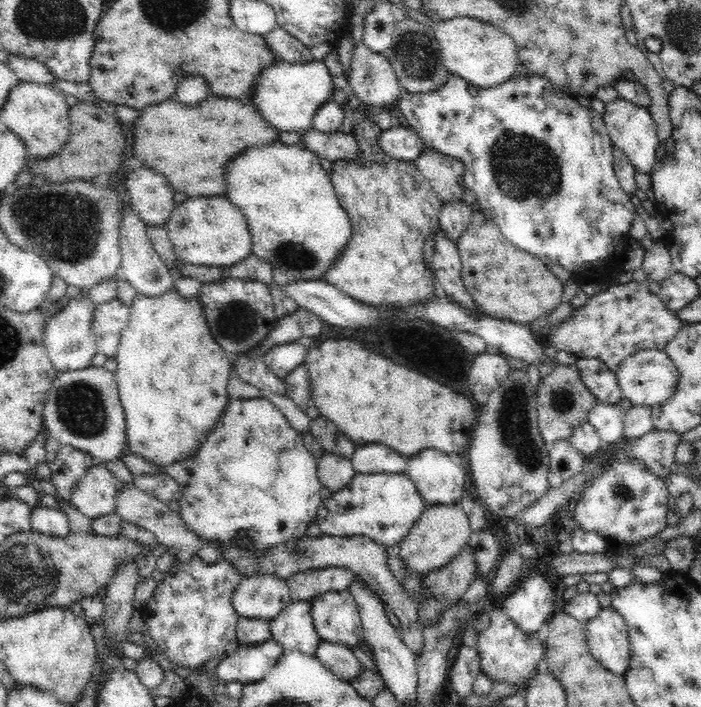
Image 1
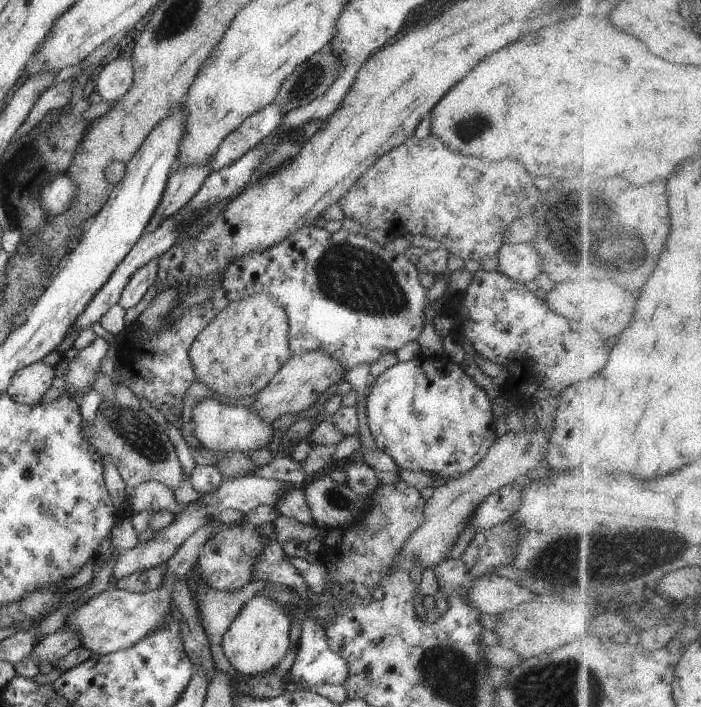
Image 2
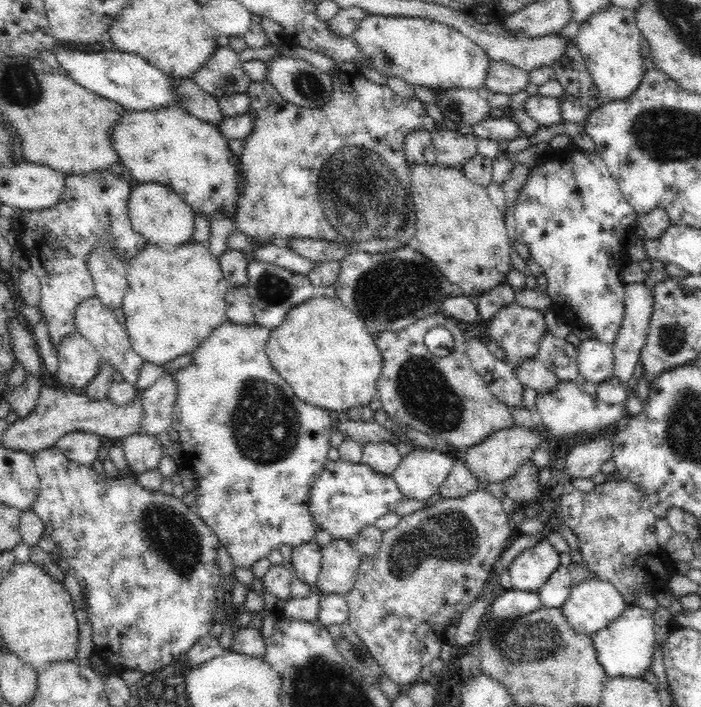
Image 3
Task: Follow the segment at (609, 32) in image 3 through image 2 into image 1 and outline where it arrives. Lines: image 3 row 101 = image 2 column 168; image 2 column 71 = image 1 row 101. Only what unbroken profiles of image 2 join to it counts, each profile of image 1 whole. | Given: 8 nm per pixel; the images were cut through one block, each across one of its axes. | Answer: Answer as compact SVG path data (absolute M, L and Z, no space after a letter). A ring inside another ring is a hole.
M618 98L605 103L605 112L601 115L606 129L608 129L608 137L613 140L615 146L626 153L627 158L637 171L650 175L657 160L656 148L660 144L658 133L656 133L657 123L653 119L651 111L632 104L628 100Z

